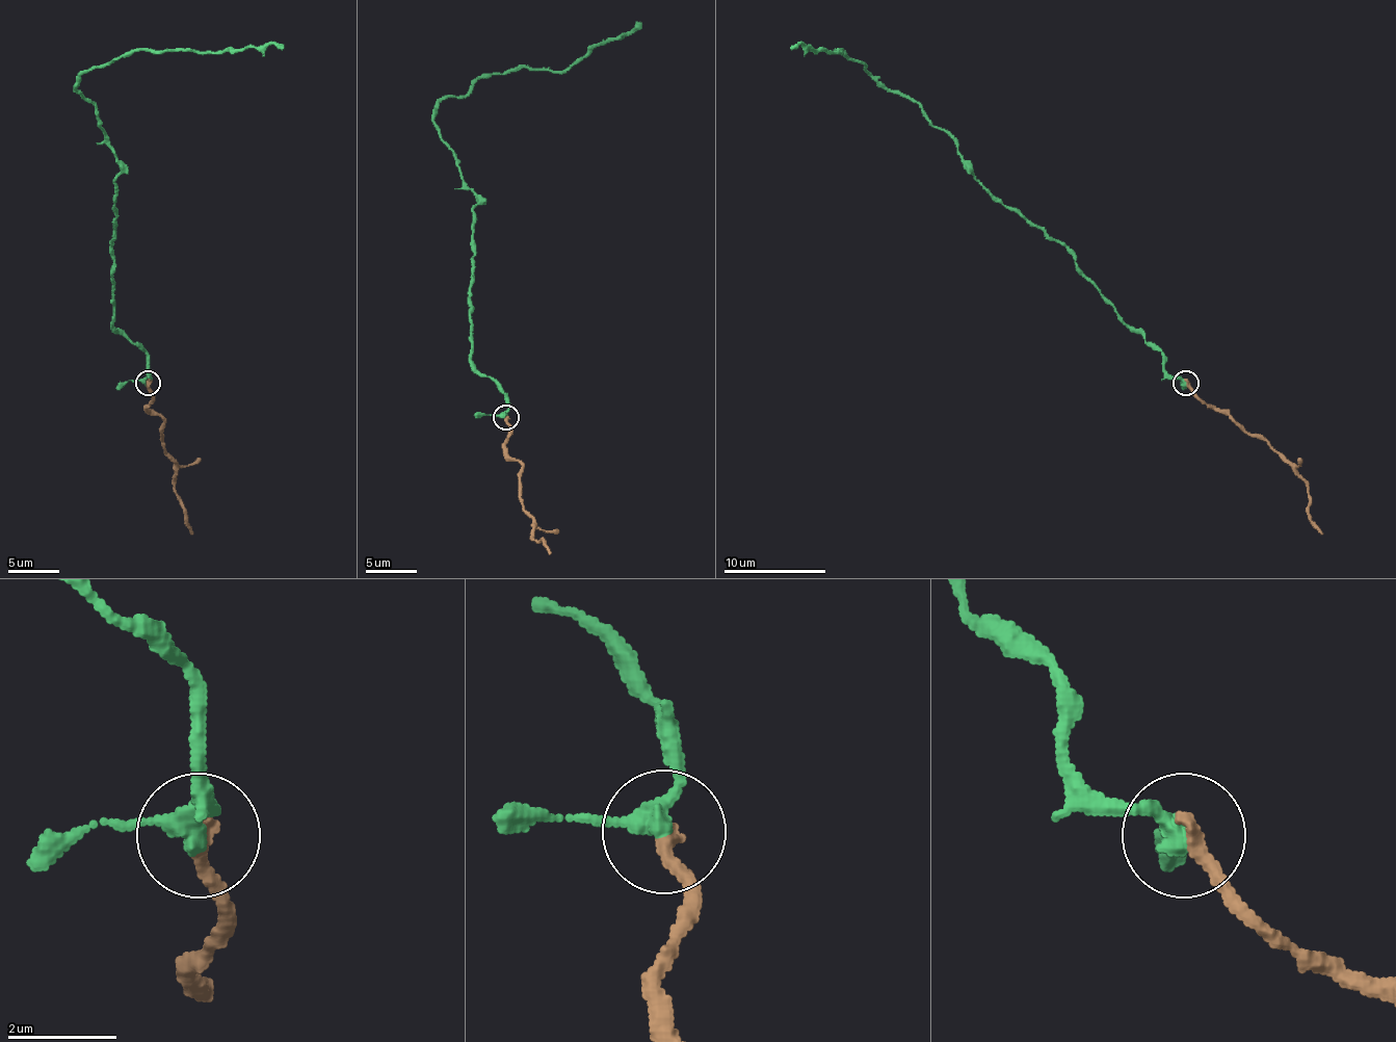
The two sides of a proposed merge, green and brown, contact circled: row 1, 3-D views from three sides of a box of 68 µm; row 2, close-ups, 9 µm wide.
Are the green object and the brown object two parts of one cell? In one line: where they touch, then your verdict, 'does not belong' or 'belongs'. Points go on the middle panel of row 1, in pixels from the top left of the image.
(506, 417) | belongs

